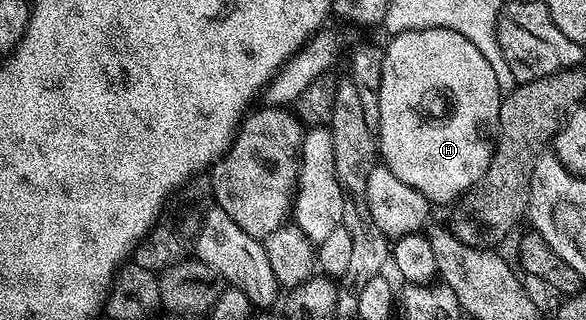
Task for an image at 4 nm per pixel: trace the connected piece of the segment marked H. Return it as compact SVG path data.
M414 29L413 31L403 31L391 36L387 40L388 47L383 48L384 60L382 61L382 85L378 93L378 113L380 114L380 125L378 128L378 155L382 160L383 166L398 177L398 181L406 181L410 189L418 189L422 197L428 199L429 204L436 203L455 204L460 196L472 187L477 186L483 180L486 169L492 160L493 140L484 132L484 123L499 124L500 121L500 100L502 92L498 89L498 77L494 77L494 69L490 69L490 61L462 37L462 33L454 33L454 29Z

